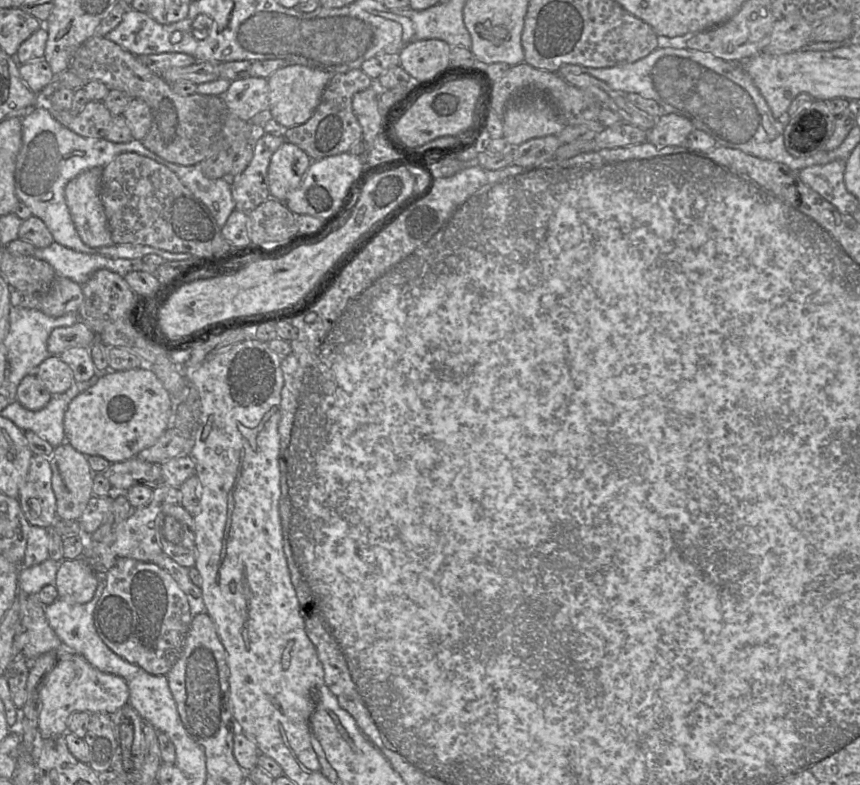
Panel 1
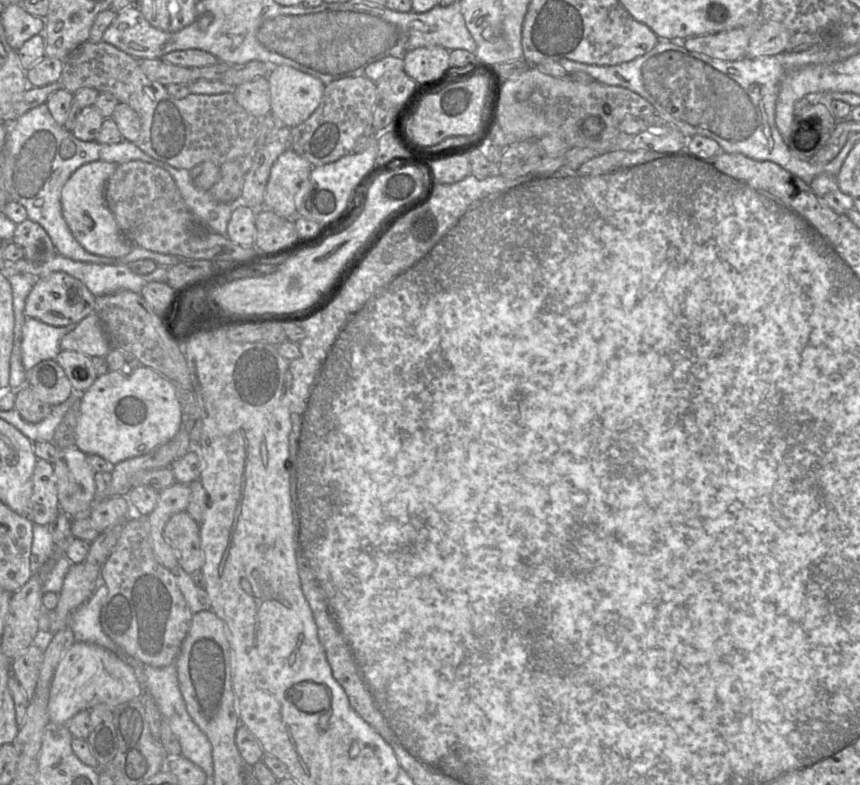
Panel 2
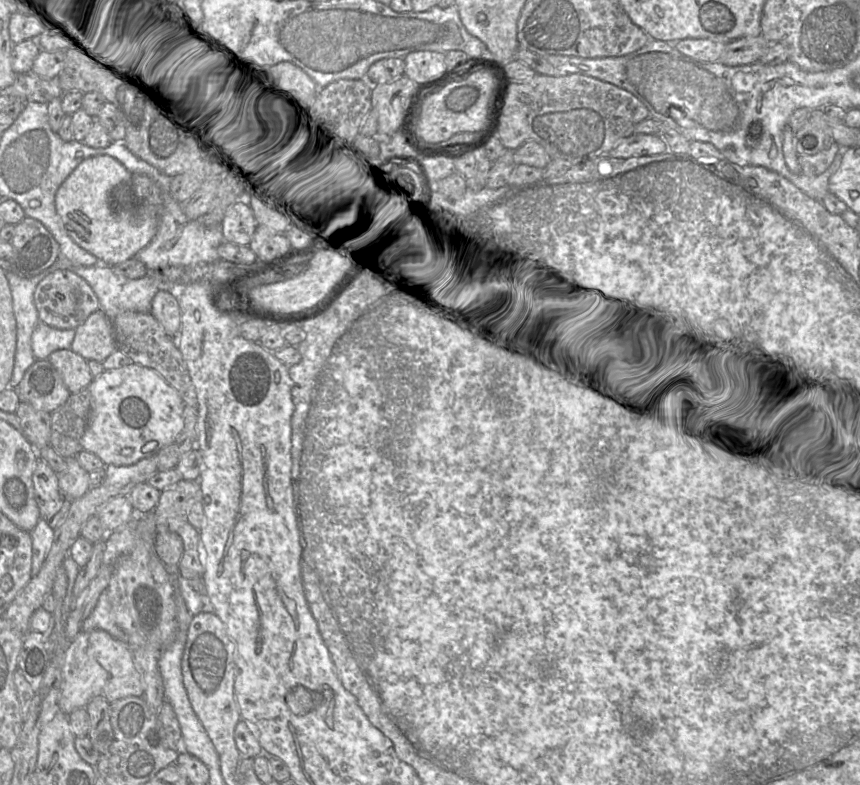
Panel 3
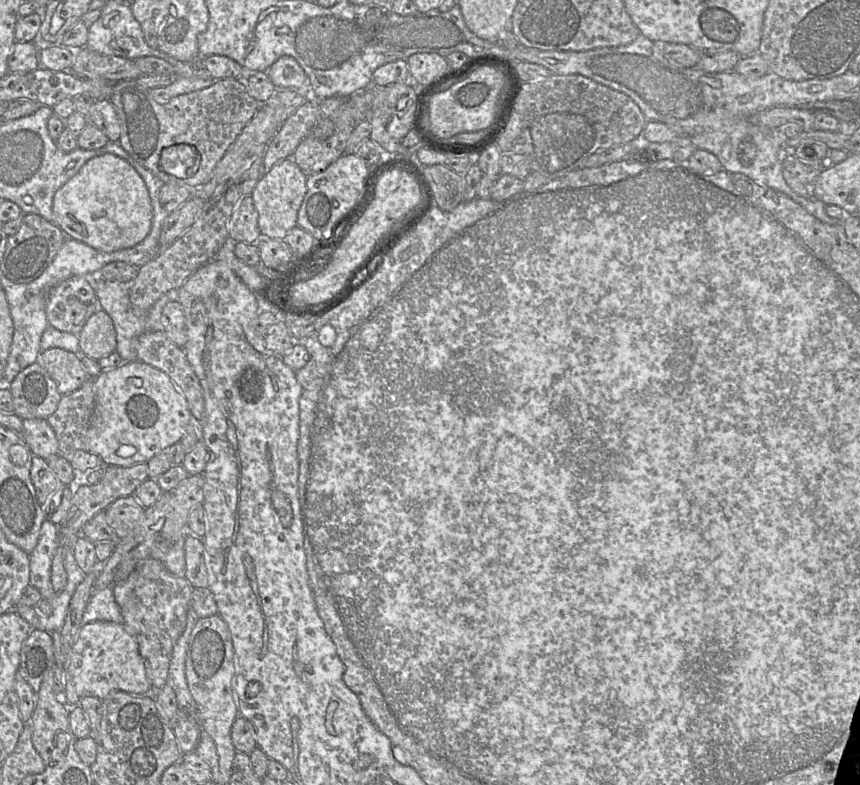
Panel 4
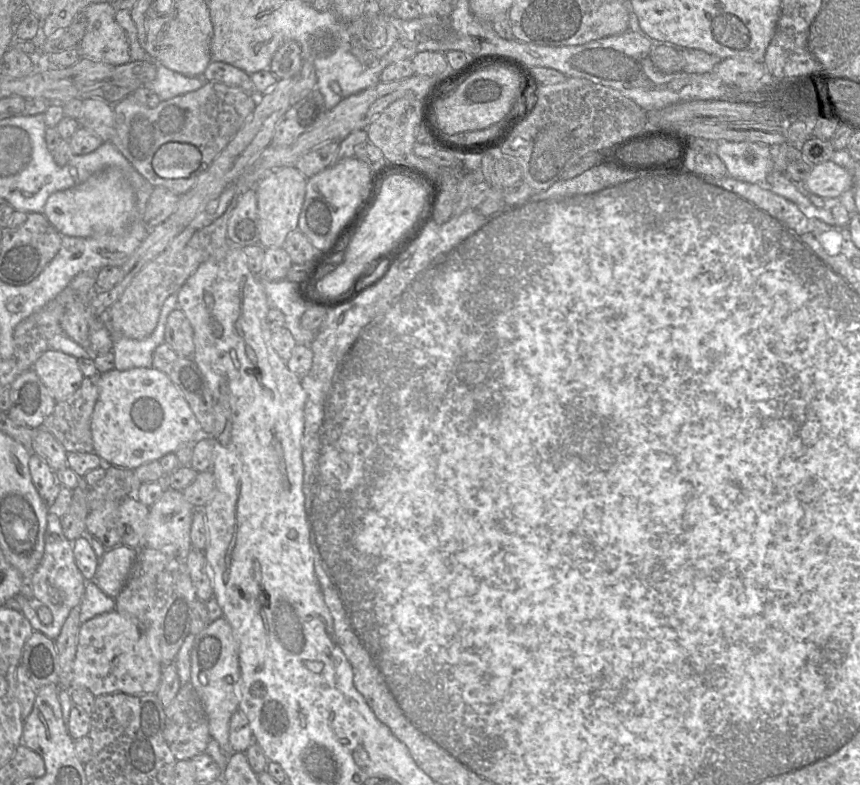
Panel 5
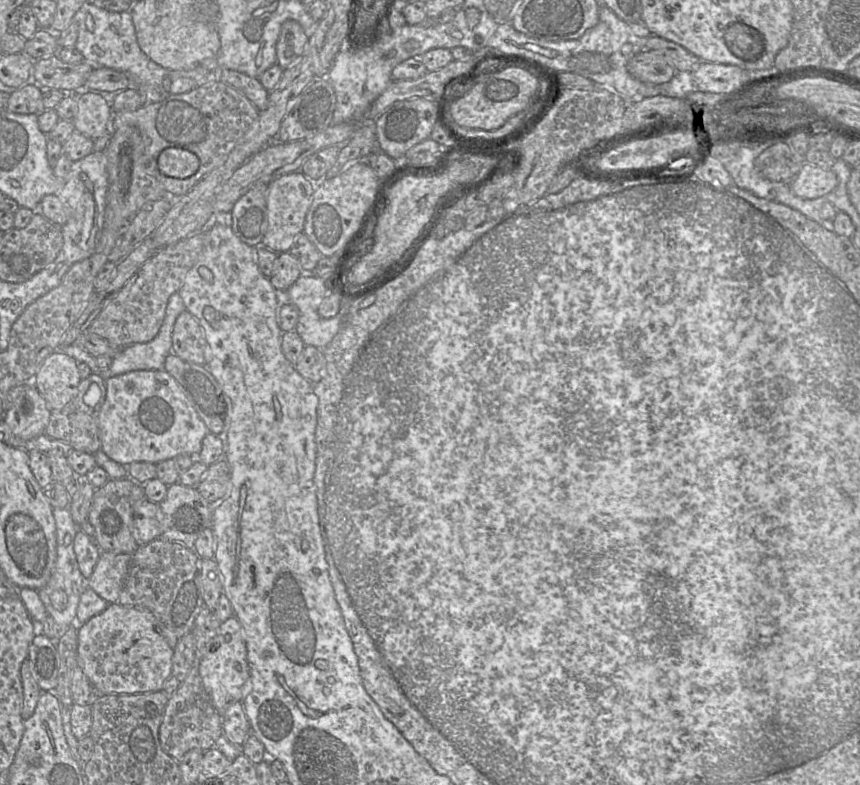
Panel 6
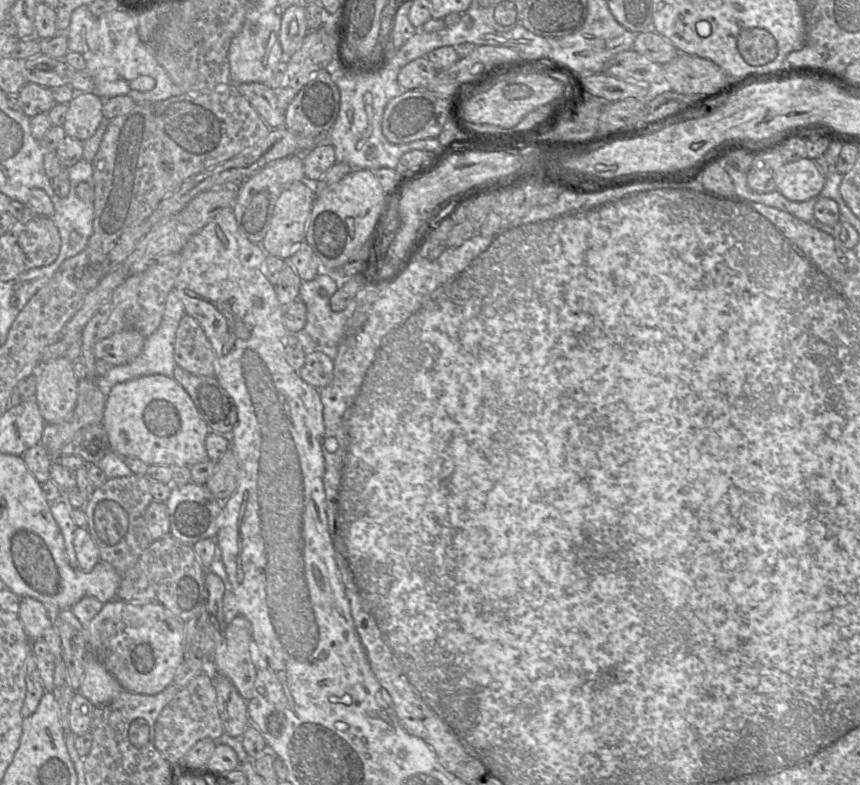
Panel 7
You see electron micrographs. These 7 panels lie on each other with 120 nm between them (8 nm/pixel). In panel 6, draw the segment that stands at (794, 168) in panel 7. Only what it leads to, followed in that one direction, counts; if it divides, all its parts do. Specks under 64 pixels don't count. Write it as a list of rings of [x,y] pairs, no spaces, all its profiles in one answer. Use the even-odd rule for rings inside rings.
[[[803,161],[798,174],[790,183],[793,193],[803,199],[815,199],[832,192],[838,177],[832,169],[823,169]]]

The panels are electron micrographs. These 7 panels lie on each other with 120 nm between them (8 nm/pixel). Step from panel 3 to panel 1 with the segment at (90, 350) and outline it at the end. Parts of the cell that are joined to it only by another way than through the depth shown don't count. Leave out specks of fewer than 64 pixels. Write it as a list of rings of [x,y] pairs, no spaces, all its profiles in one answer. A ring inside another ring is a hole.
[[[82,321],[69,327],[55,328],[47,341],[51,356],[60,356],[65,350],[75,347],[89,348],[97,339],[95,333]]]

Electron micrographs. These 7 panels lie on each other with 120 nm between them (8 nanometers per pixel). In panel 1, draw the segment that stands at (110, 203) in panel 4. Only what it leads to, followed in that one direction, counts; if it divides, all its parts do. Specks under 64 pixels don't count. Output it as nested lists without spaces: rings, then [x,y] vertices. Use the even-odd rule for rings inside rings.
[[[103,168],[81,172],[65,187],[65,199],[81,240],[92,248],[115,245],[100,198]]]

